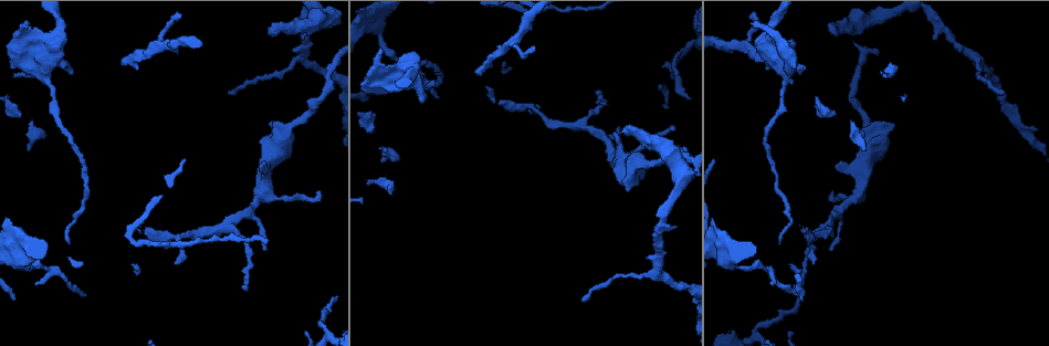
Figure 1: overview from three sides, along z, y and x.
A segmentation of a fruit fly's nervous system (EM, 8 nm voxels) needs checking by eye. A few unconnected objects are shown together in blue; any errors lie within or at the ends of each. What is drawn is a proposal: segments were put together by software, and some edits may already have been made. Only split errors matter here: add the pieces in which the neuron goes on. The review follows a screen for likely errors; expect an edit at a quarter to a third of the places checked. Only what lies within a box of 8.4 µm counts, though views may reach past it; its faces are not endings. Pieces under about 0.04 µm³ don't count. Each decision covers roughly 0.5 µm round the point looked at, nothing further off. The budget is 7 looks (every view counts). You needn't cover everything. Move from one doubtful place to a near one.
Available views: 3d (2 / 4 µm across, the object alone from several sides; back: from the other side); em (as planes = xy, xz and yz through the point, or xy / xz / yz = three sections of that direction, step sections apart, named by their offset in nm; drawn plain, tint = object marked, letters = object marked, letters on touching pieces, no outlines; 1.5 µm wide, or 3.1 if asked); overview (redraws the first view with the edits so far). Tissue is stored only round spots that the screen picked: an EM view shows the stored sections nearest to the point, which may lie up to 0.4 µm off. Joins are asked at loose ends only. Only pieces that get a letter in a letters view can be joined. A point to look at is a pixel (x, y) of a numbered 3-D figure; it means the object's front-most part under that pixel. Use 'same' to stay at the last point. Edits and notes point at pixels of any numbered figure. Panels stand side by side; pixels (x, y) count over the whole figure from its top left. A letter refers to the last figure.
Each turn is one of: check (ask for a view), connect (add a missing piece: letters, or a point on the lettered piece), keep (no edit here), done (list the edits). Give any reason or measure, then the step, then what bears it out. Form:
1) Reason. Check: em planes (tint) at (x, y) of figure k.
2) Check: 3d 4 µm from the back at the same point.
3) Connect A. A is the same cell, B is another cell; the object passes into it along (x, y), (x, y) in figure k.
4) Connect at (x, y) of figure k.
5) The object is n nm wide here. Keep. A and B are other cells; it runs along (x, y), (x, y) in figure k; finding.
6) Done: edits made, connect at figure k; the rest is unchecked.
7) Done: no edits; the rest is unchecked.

Branch stops here. Check: em planes (tint) at (86, 295) of figure 1.

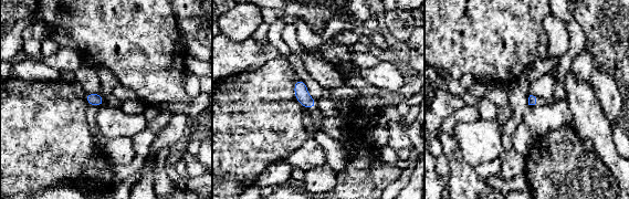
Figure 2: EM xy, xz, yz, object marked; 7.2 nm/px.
Check: em planes (letters) at the same point.

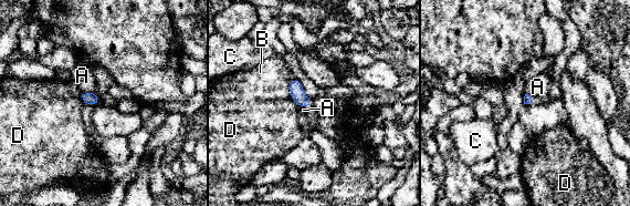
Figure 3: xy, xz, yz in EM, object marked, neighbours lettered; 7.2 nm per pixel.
Keep. A, B, C and D are other cells; a border runs along (82, 91), (95, 93) in figure 3; no lettered piece goes on from it.

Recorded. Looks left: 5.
Free end. Check: 3d 4 µm at (805, 66) of figure 1.

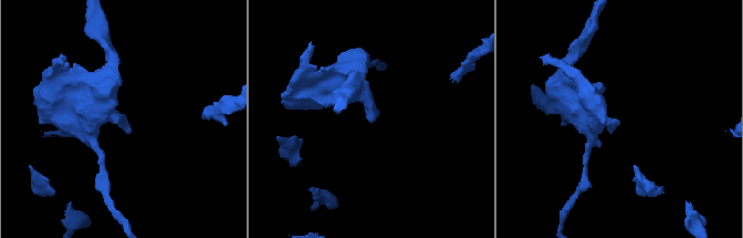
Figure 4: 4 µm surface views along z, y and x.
Now the EM. Check: em planes (tint) at (372, 120) of figure 4.

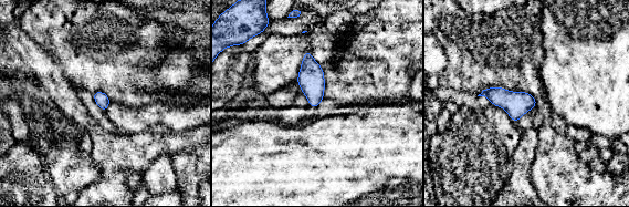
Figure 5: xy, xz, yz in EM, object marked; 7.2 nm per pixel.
See the neighbours. Check: em planes (letters) at the same point.

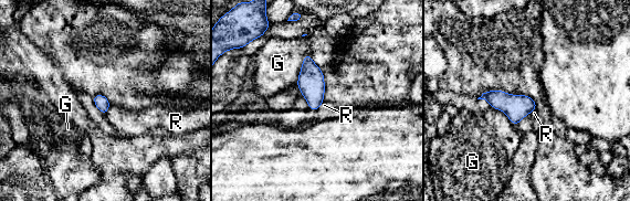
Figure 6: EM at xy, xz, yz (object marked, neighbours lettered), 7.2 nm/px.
Keep. G and R are other cells; a border runs along (111, 105), (105, 115) in figure 6; none of them fits.

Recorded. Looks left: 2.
Done: no edits; the rest is unchecked.

